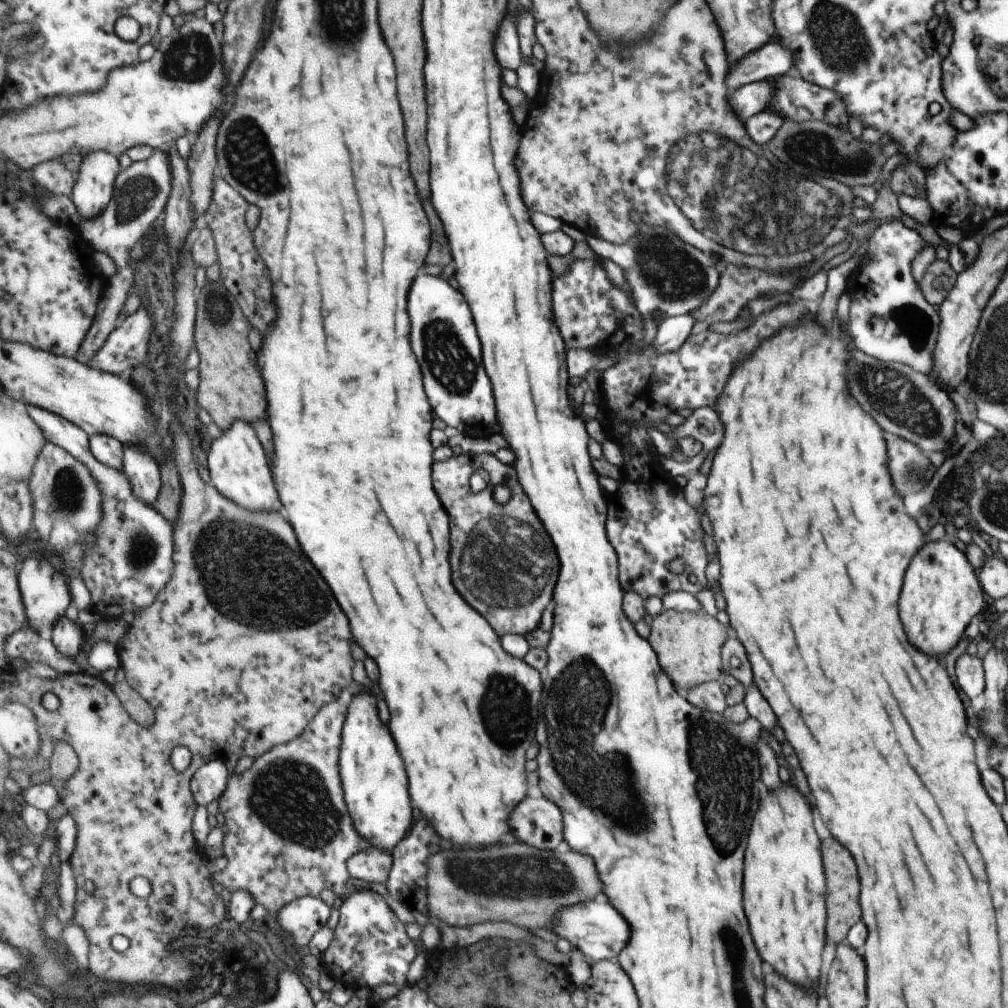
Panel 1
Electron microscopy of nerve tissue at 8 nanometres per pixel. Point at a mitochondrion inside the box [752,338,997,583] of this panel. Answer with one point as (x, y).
(895, 396)

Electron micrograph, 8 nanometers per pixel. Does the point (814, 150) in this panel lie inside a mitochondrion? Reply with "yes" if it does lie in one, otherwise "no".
yes

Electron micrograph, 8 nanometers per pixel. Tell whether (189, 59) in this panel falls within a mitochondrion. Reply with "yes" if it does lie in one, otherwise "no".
yes

